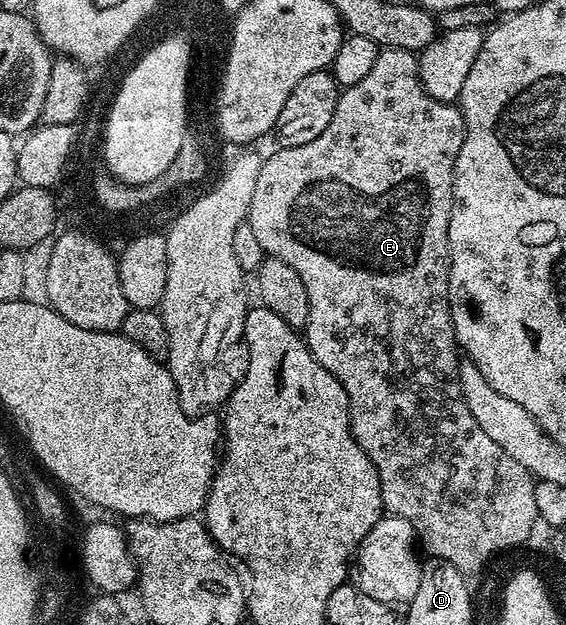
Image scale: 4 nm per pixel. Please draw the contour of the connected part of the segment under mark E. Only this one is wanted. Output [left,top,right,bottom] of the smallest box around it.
[246,47,539,572]

